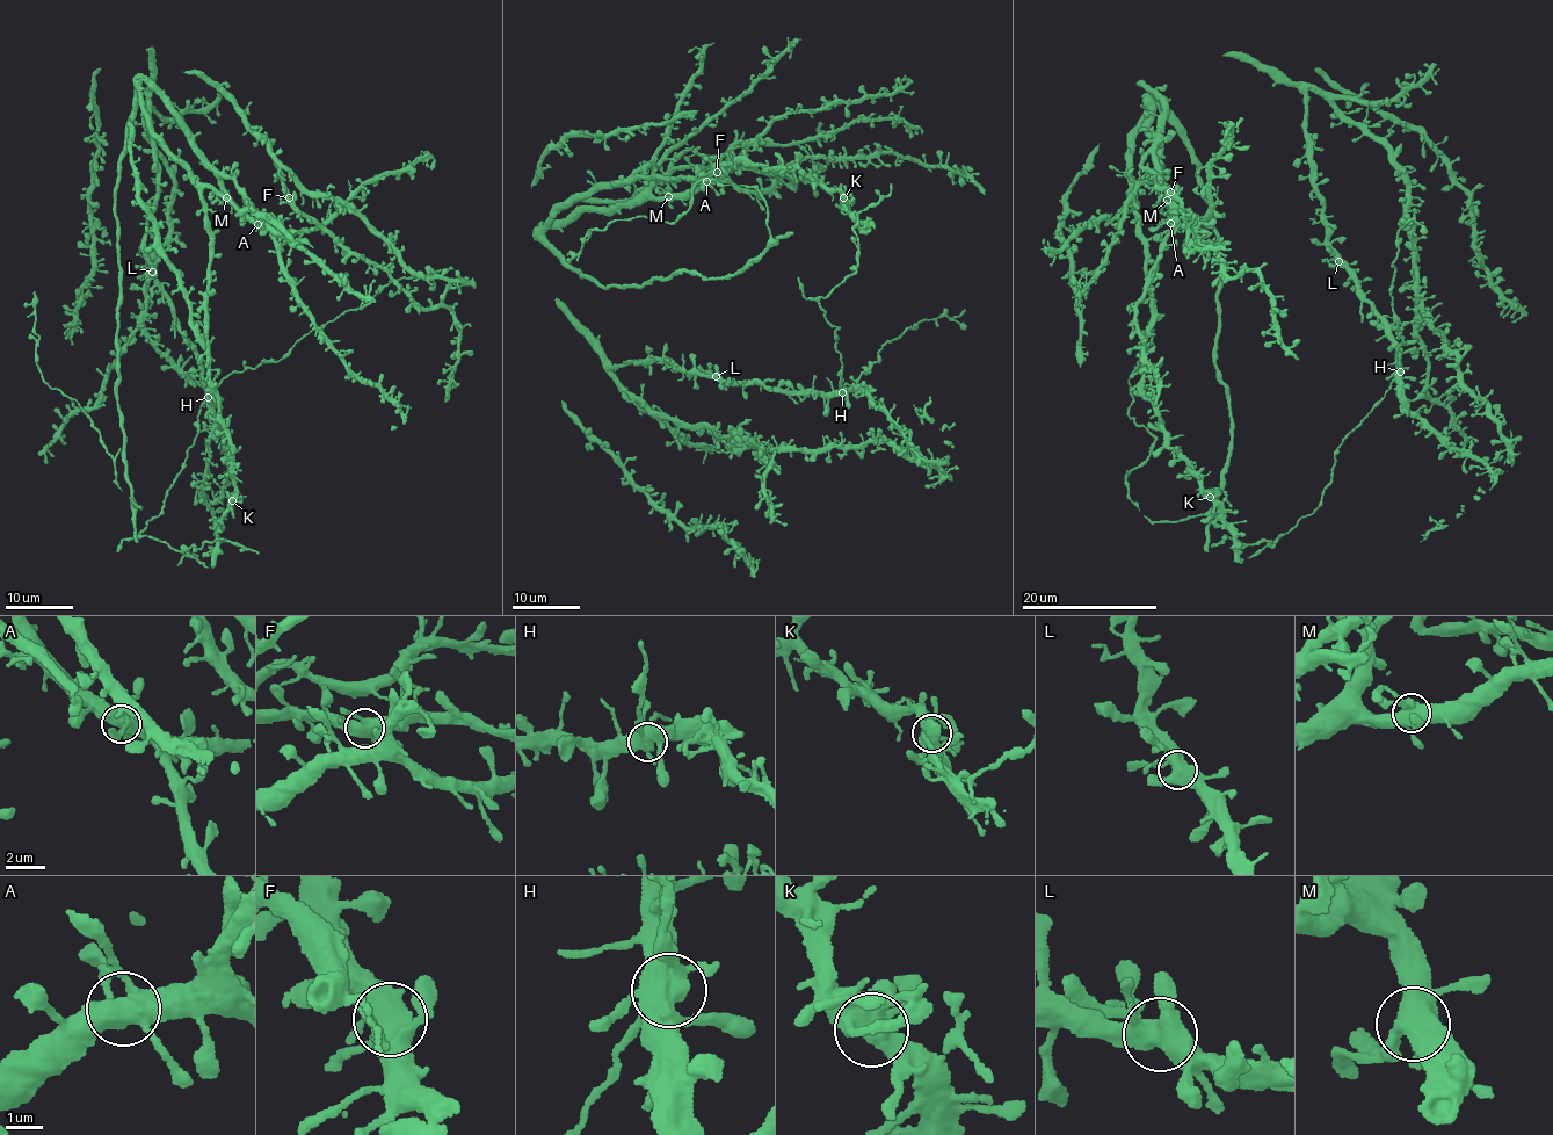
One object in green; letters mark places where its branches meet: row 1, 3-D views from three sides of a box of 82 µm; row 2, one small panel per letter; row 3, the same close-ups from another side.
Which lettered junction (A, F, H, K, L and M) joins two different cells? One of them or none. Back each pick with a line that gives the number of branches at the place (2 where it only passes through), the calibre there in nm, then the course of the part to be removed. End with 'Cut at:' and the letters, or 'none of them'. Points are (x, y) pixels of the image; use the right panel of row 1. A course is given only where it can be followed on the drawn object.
Cut at: none of them

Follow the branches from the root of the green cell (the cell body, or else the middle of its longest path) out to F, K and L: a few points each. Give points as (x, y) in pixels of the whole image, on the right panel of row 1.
F: (1202, 478), (1143, 388), (1152, 293), (1132, 197), (1114, 218), (1156, 180), (1178, 226), (1204, 218), (1170, 192)
K: (1202, 478), (1202, 489), (1210, 497)
L: (1202, 478), (1241, 543), (1274, 547), (1315, 511), (1336, 448), (1398, 368), (1391, 331), (1339, 261)

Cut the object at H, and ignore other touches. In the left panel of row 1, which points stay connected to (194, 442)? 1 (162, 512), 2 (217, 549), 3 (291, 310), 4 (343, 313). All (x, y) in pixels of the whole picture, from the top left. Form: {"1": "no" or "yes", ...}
{"1": "yes", "2": "no", "3": "no", "4": "yes"}

